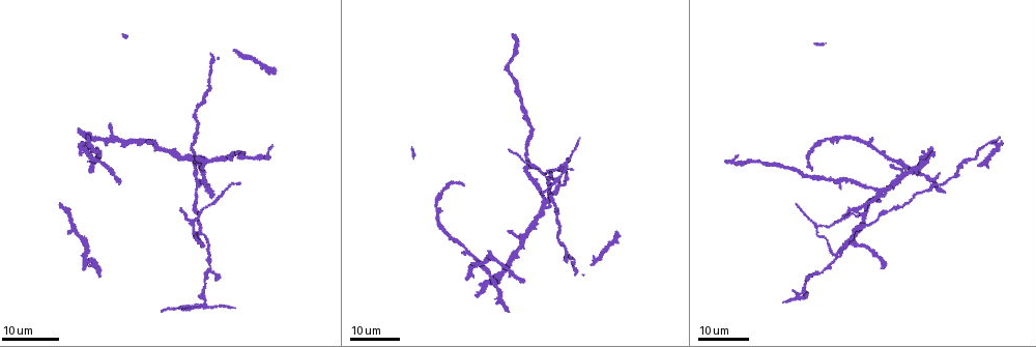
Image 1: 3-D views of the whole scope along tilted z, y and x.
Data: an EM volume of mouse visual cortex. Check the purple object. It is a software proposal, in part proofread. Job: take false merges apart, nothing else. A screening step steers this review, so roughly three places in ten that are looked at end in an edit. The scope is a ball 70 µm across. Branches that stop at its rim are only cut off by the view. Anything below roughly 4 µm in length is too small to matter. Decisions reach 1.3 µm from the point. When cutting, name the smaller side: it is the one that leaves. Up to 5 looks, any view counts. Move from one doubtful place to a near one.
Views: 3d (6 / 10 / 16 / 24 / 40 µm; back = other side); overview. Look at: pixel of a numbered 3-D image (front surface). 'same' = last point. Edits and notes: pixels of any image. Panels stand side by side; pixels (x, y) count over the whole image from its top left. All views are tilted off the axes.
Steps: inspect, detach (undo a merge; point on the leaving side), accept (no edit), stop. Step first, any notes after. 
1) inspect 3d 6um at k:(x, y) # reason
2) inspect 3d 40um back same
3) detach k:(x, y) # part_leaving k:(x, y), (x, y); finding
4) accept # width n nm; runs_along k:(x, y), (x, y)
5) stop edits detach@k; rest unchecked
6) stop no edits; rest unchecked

inspect 3d 24um at 1:(841, 245) # small branch off a trunk

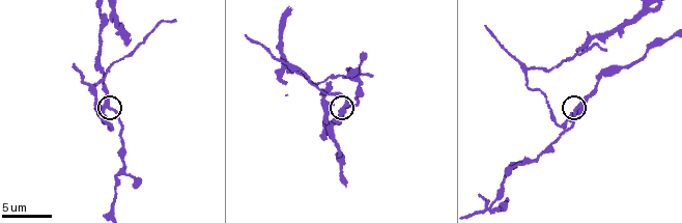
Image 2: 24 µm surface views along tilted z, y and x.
inspect 3d 6um at 2:(577, 110) # zoom in

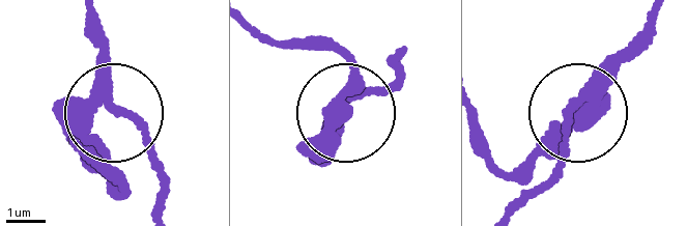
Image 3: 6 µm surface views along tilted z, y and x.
accept # width 270 nm; all the same neuron

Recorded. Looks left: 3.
inspect 3d 10um at 2:(488, 208) # looks like a crossing

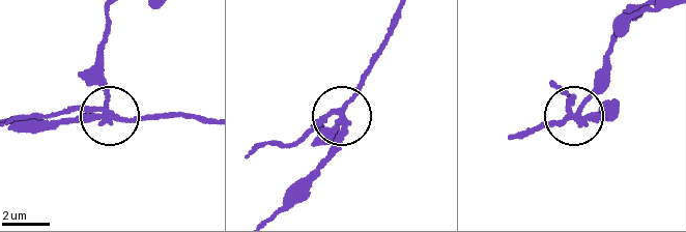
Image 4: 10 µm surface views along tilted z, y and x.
detach 4:(82, 118) # part_leaving 4:(346, 120), (317, 165), (273, 213); two neurons meet here

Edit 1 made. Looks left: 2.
stop edits detach@4; rest unchecked

